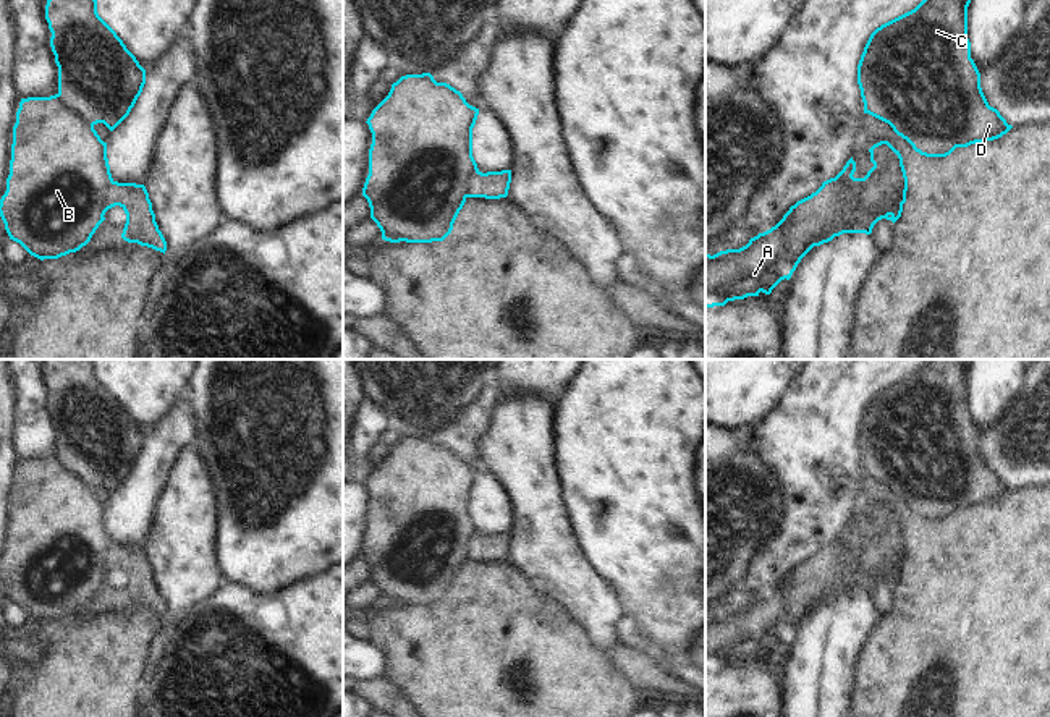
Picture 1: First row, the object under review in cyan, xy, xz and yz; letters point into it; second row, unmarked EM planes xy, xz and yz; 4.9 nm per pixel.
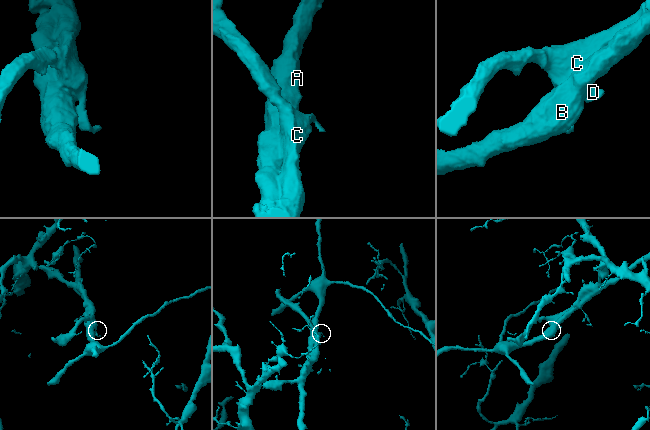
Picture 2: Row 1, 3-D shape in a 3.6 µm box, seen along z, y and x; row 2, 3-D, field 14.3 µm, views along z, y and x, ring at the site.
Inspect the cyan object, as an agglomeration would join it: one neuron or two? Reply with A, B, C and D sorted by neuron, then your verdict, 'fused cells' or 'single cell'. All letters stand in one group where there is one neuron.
groups A B / C D; fused cells

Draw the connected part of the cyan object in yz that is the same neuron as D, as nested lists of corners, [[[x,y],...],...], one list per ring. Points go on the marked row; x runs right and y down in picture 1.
[[[922,0],[914,10],[877,28],[857,65],[864,113],[888,123],[925,157],[946,157],[956,147],[998,139],[1013,128],[982,92],[967,39],[969,3]]]

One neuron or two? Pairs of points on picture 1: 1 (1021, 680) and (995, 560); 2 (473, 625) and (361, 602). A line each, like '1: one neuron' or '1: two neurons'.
1: one neuron
2: two neurons

